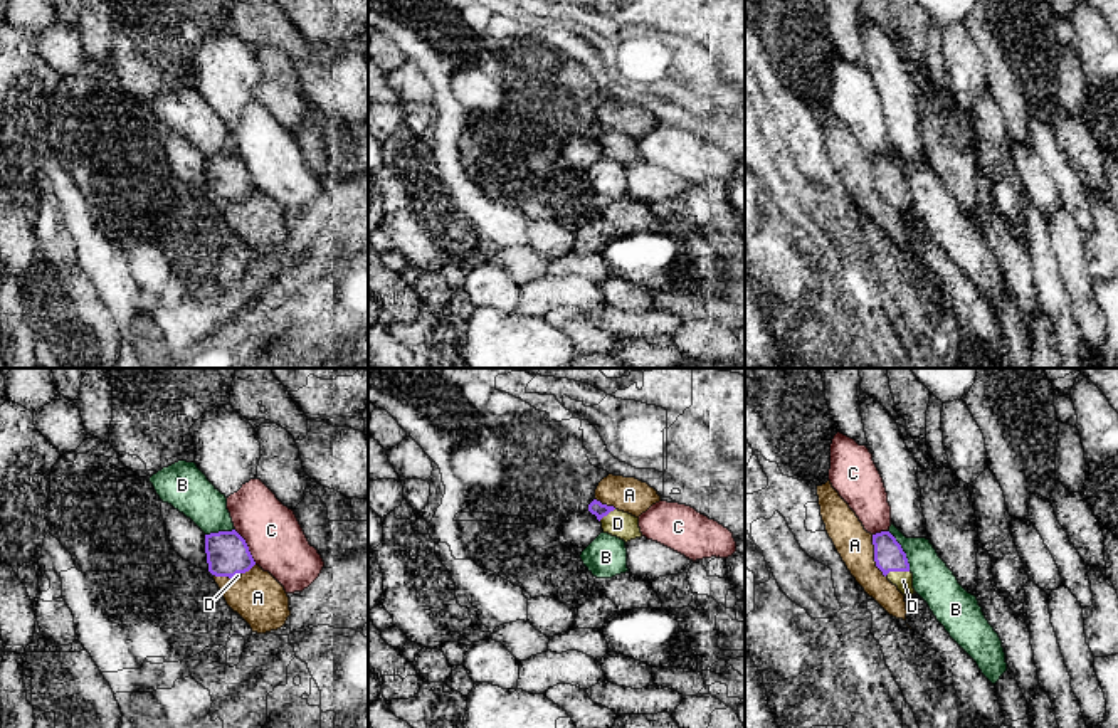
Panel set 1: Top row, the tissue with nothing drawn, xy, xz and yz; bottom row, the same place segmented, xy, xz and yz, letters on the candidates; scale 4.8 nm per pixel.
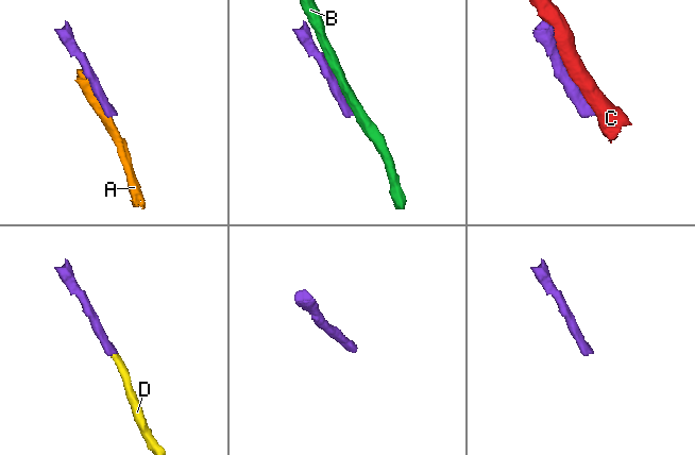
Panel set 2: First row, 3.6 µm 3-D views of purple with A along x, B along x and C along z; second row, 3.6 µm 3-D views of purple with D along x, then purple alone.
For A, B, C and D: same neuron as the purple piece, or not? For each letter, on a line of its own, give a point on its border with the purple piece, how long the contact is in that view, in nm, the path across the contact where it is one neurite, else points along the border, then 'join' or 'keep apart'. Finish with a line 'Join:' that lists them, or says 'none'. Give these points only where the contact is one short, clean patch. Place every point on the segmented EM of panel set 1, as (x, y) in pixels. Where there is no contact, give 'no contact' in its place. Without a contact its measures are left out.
A: yz (875, 557) | 220 nm | keep apart
B: yz (901, 550) | 220 nm | keep apart
C: xy (247, 547) | 200 nm | keep apart
D: yz (896, 570) | 120 nm | across yz (888, 553), (896, 570), (903, 580) | join
Join: D

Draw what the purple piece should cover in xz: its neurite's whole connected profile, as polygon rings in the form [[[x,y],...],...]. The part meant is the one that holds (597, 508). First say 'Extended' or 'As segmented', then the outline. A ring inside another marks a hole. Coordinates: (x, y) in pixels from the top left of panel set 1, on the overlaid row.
Extended. [[[597,499],[588,504],[588,511],[602,523],[604,533],[617,536],[625,543],[642,536],[639,518],[629,513],[619,511],[614,506],[602,504]]]

